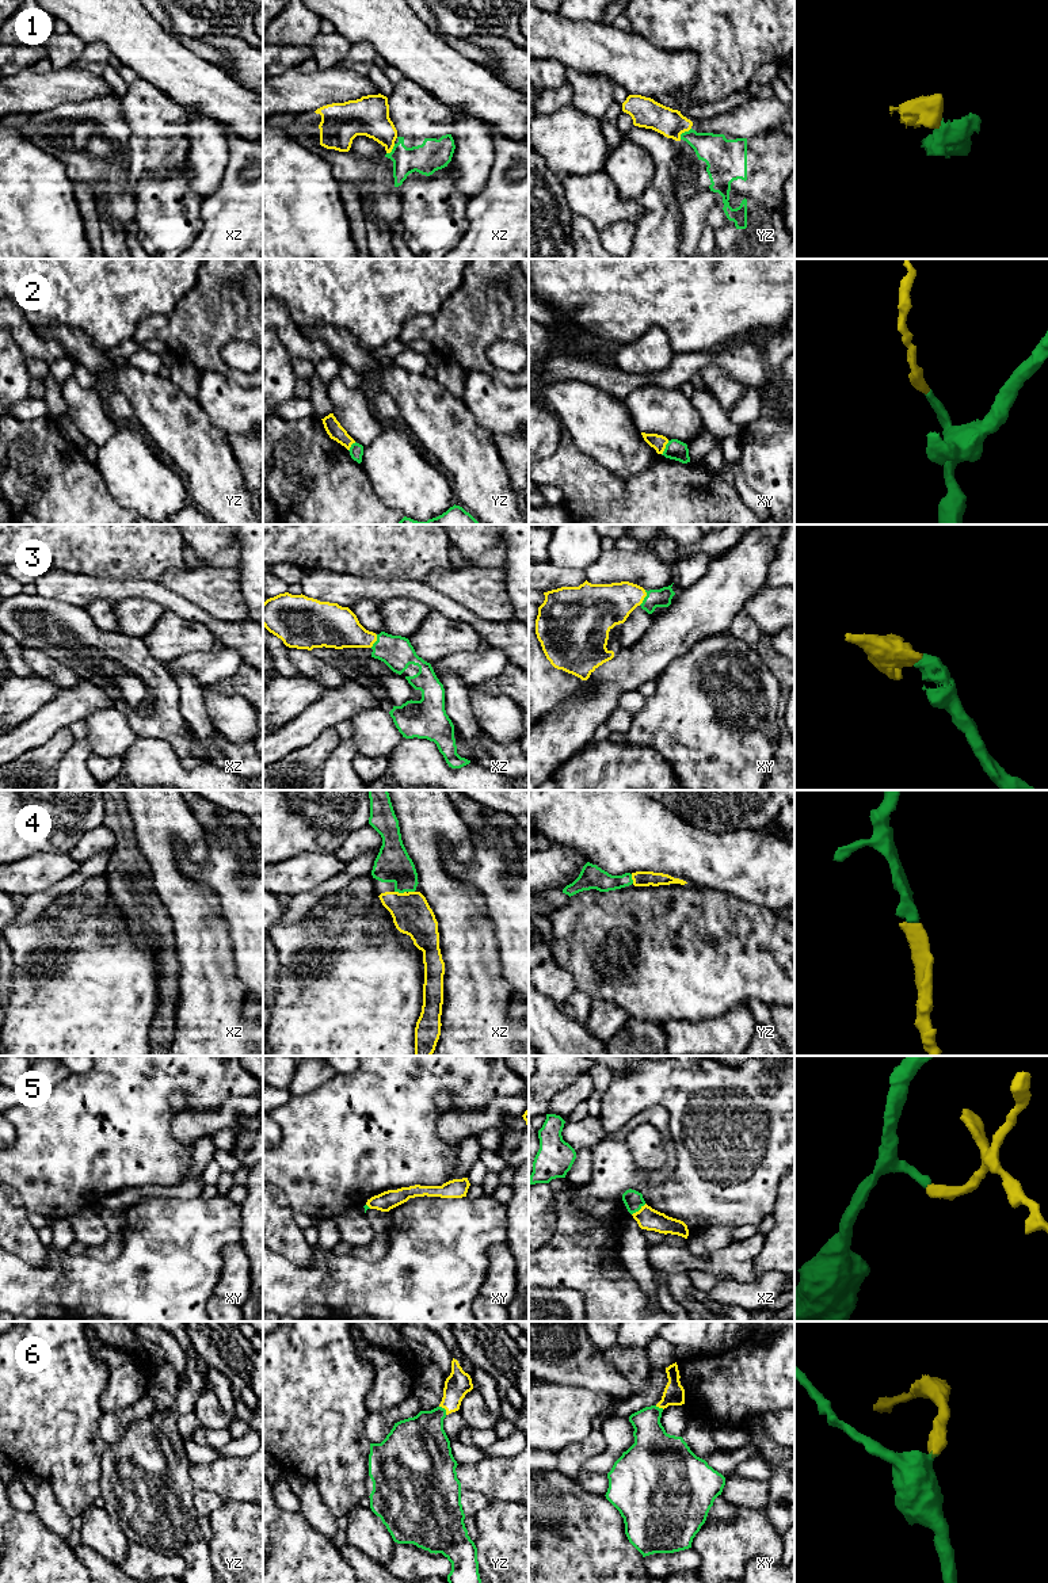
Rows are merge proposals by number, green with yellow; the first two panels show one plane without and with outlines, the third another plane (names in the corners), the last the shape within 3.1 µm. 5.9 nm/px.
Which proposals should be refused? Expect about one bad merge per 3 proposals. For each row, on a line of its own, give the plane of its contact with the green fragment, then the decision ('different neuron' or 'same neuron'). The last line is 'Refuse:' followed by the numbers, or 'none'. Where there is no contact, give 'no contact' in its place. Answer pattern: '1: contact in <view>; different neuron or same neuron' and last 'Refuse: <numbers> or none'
1: contact in yz; different neuron
2: contact in xy; different neuron
3: contact in xy; same neuron
4: contact in xz; same neuron
5: contact in xz; different neuron
6: contact in yz; same neuron
Refuse: 1, 2, 5

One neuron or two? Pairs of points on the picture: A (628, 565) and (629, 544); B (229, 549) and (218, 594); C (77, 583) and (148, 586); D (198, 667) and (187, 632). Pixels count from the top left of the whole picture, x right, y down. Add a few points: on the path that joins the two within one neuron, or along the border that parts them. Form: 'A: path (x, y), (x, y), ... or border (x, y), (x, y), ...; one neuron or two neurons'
A: border (616, 546), (622, 549), (652, 549); two neurons
B: border (205, 565), (235, 568); two neurons
C: path (95, 588), (130, 588); one neuron
D: border (212, 648), (178, 656), (166, 664); two neurons

